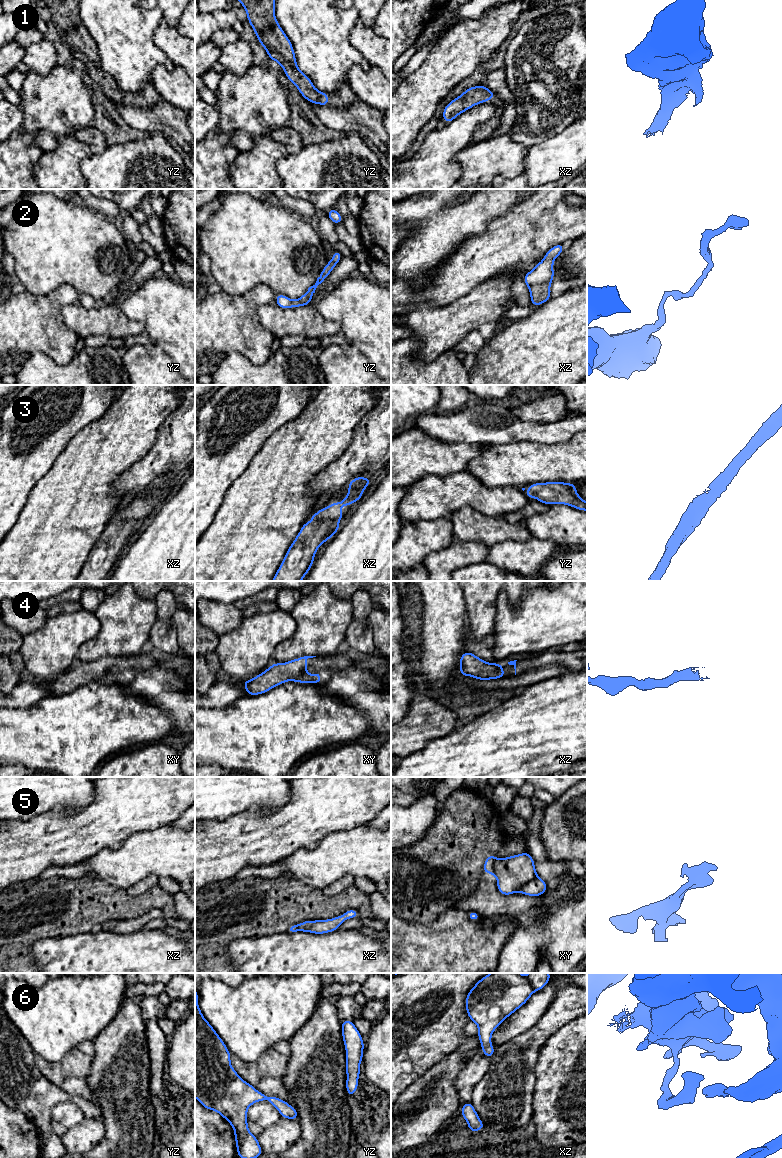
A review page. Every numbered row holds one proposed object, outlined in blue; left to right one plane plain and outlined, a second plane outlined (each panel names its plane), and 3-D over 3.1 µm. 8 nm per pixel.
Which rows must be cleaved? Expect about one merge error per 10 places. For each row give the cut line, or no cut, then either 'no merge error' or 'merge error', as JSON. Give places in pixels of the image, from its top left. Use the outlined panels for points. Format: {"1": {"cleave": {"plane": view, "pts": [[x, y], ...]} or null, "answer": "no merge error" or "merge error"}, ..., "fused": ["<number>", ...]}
{"1": {"cleave": null, "answer": "no merge error"}, "2": {"cleave": null, "answer": "no merge error"}, "3": {"cleave": null, "answer": "no merge error"}, "4": {"cleave": null, "answer": "no merge error"}, "5": {"cleave": {"plane": "xy", "pts": [[496, 858], [493, 864], [495, 876]]}, "answer": "merge error"}, "6": {"cleave": null, "answer": "no merge error"}, "fused": ["5"]}

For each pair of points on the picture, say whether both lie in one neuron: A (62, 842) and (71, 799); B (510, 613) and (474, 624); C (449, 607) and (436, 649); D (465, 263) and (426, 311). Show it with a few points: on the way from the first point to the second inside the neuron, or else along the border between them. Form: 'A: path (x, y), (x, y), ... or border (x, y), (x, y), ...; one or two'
A: border (91, 800), (79, 809), (55, 806), (46, 813); two
B: border (499, 595), (497, 599), (495, 629), (492, 634); two
C: path (443, 617), (442, 639); one
D: border (455, 299), (443, 305), (420, 304), (410, 312); two

